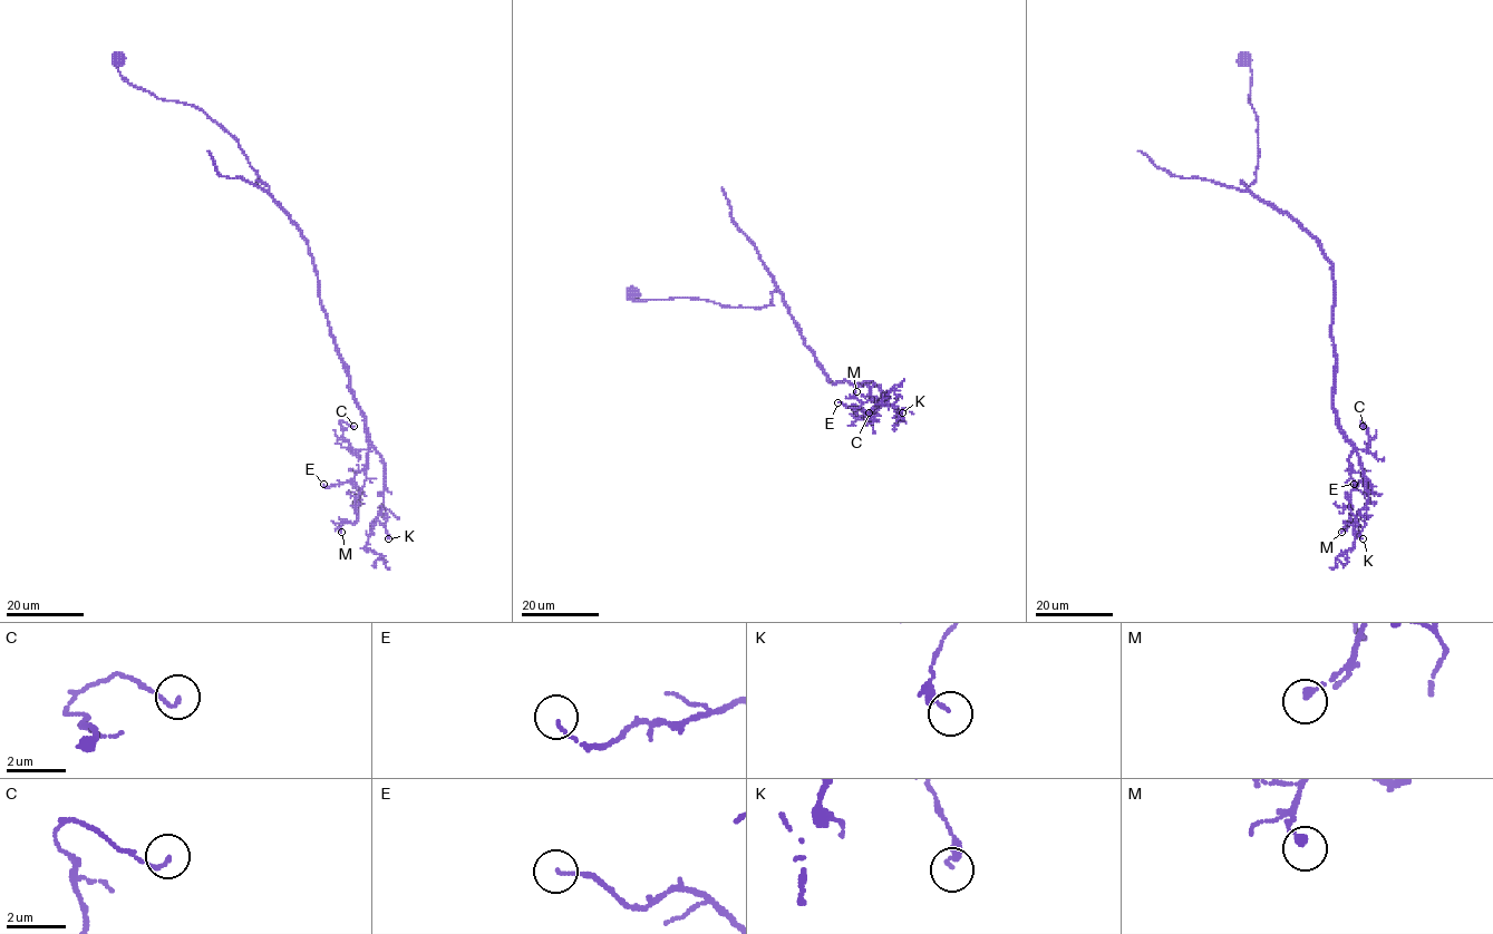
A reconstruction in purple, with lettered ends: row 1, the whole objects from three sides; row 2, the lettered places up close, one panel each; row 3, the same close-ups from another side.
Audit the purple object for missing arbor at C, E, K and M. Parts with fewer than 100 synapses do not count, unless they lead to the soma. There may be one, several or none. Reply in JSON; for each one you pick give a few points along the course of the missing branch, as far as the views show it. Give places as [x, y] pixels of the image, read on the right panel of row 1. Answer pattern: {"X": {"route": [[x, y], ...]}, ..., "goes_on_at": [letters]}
{"goes_on_at": []}

